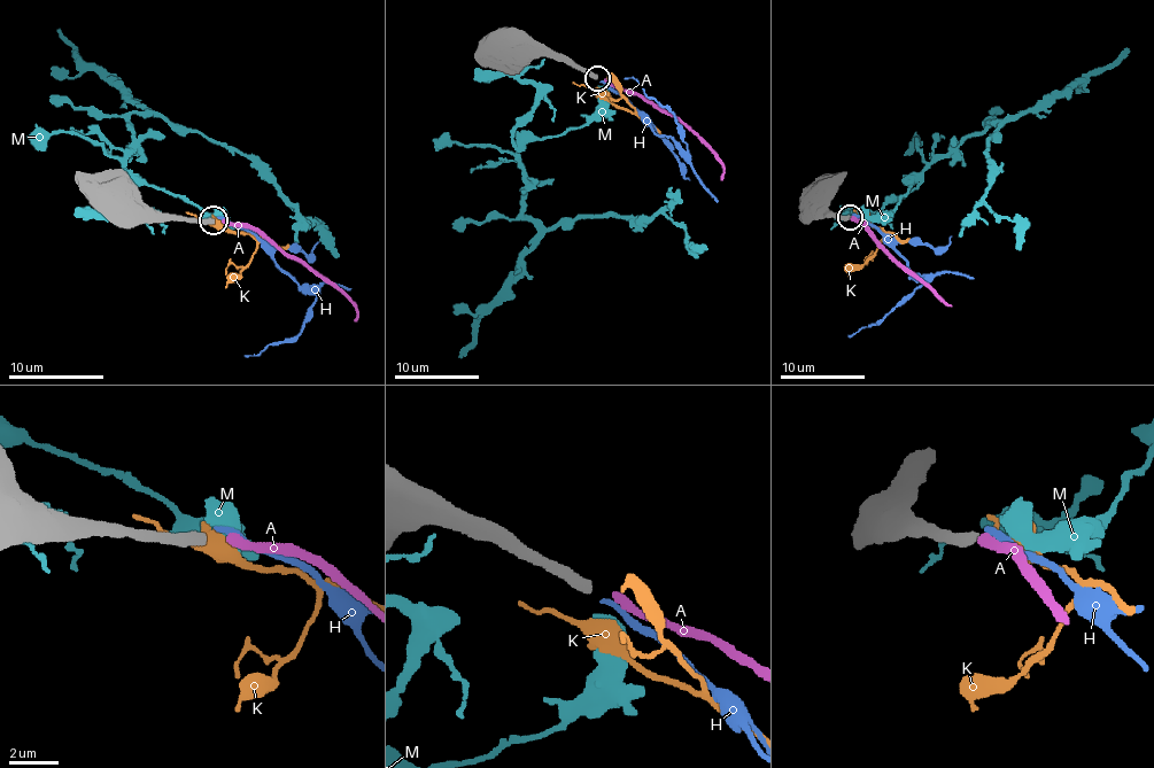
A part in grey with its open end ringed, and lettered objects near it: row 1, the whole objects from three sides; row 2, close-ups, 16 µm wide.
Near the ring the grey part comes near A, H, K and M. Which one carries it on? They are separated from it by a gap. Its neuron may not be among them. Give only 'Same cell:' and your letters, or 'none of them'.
Same cell: A

